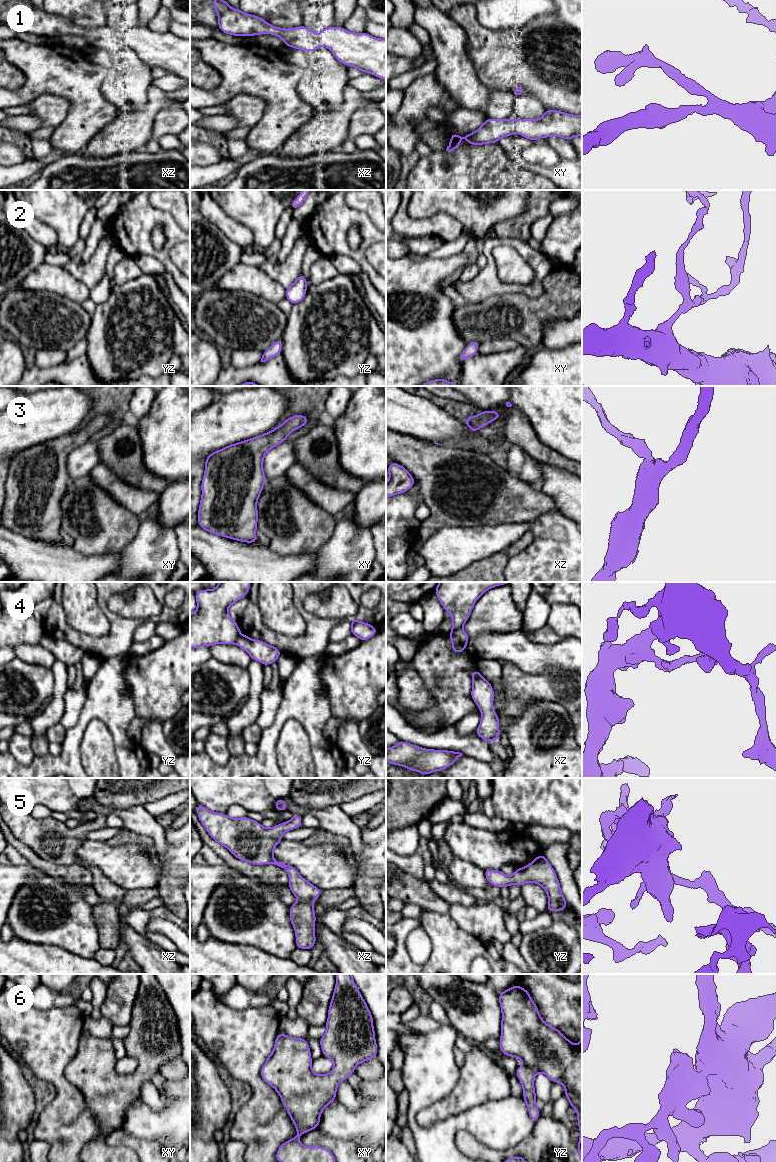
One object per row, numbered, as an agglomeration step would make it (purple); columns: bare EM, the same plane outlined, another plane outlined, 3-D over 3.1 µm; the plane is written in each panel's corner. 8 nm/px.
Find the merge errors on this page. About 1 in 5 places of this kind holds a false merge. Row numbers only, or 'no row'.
4

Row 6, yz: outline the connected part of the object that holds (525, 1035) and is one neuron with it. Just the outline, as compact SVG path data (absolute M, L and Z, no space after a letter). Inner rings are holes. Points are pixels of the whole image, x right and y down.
M515 985L498 995L502 1020L500 1051L511 1057L519 1058L523 1065L518 1067L515 1074L523 1088L523 1099L527 1104L529 1116L536 1122L540 1118L540 1111L536 1105L534 1078L538 1072L545 1074L552 1082L565 1087L565 1096L569 1106L577 1111L577 1121L580 1130L579 1160L582 1162L582 1036L578 1045L567 1039L558 1028L548 1025L539 1015L539 1010L533 1002L530 993L523 987Z

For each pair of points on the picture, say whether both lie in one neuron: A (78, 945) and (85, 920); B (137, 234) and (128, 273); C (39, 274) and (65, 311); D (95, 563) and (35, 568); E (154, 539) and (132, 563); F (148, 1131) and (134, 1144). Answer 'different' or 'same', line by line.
A: same
B: different
C: different
D: same
E: same
F: different

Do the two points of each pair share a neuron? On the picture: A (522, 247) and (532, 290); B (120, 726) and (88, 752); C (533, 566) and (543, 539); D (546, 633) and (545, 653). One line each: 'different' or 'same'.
A: same
B: different
C: same
D: different

